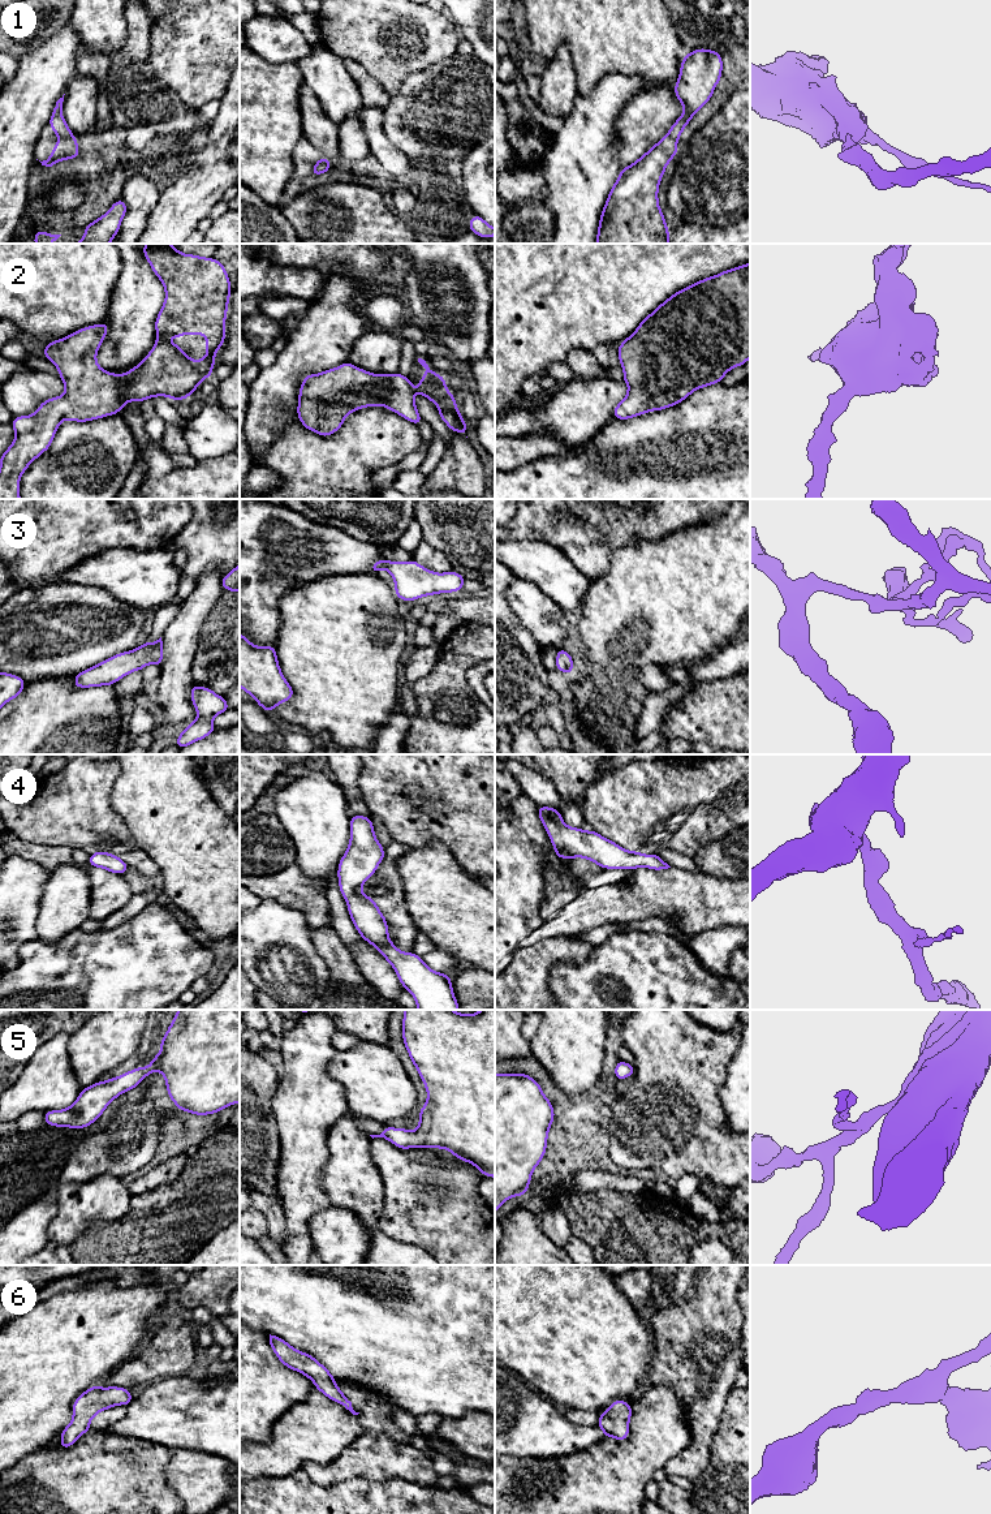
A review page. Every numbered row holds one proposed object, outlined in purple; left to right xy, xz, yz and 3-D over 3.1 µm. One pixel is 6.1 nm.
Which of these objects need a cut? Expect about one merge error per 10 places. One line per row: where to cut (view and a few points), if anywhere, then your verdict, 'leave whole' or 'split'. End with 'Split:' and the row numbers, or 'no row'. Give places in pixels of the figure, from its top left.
1: no cut; leave whole
2: no cut; leave whole
3: no cut; leave whole
4: no cut; leave whole
5: no cut; leave whole
6: no cut; leave whole
Split: no row

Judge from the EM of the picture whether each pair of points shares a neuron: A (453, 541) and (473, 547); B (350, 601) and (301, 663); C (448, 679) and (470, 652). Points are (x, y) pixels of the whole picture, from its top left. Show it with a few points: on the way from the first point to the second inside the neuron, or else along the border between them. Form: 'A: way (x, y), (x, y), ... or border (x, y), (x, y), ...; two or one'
A: way (459, 541), (468, 542); one
B: way (348, 616), (317, 648); one
C: way (449, 672), (464, 658); one

